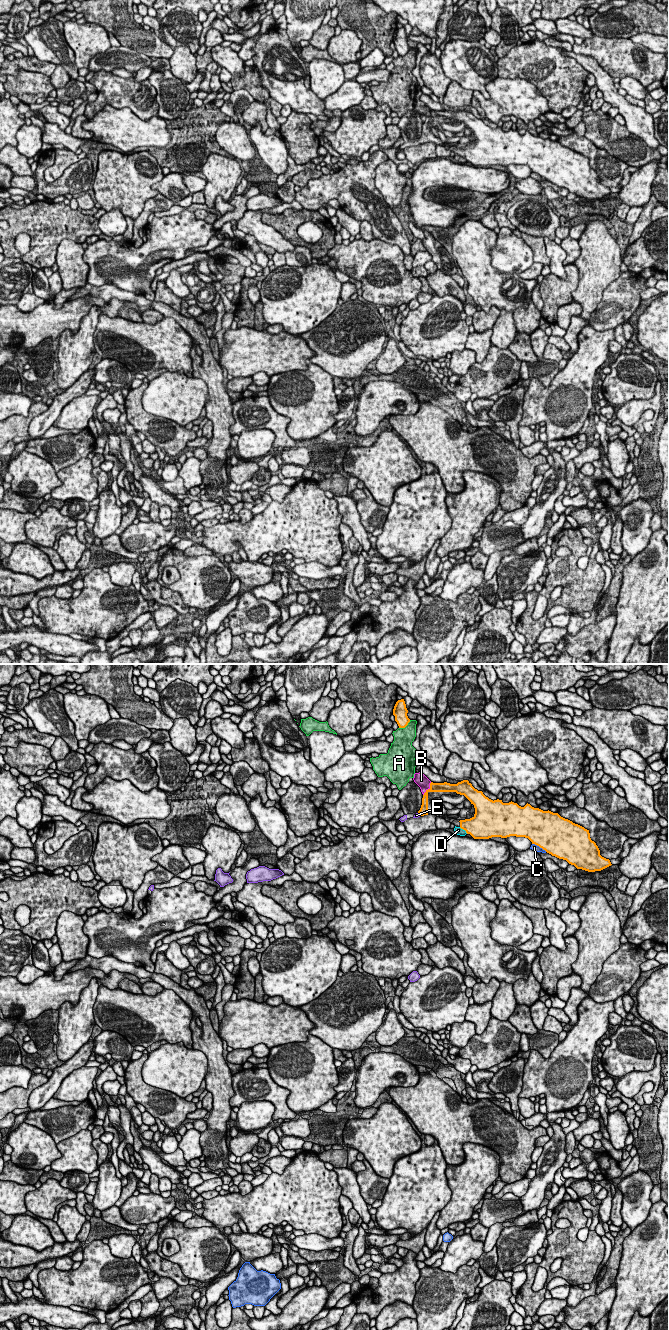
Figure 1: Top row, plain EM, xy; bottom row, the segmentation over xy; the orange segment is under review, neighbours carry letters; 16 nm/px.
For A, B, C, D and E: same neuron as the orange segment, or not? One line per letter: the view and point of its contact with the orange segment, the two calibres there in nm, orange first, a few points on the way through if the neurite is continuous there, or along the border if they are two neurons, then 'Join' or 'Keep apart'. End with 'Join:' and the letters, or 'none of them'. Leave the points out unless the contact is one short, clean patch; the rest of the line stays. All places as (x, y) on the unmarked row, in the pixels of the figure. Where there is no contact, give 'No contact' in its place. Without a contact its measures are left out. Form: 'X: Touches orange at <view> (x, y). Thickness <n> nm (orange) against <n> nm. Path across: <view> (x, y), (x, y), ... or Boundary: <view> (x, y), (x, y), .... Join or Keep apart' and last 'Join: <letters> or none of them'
A: Touches orange at xy (405, 54). Thickness 220 nm (orange) against 320 nm. Keep apart
B: Touches orange at xy (428, 117). Thickness 160 nm (orange) against 200 nm. Keep apart
C: Touches orange at xy (539, 174). Thickness 500 nm (orange) against 100 nm. Keep apart
D: Touches orange at xy (463, 157). Thickness 360 nm (orange) against 120 nm. Keep apart
E: Touches orange at xy (420, 141). Thickness 130 nm (orange) against 70 nm. Path across: xy (423, 138), (420, 141), (416, 143). Join
Join: E

